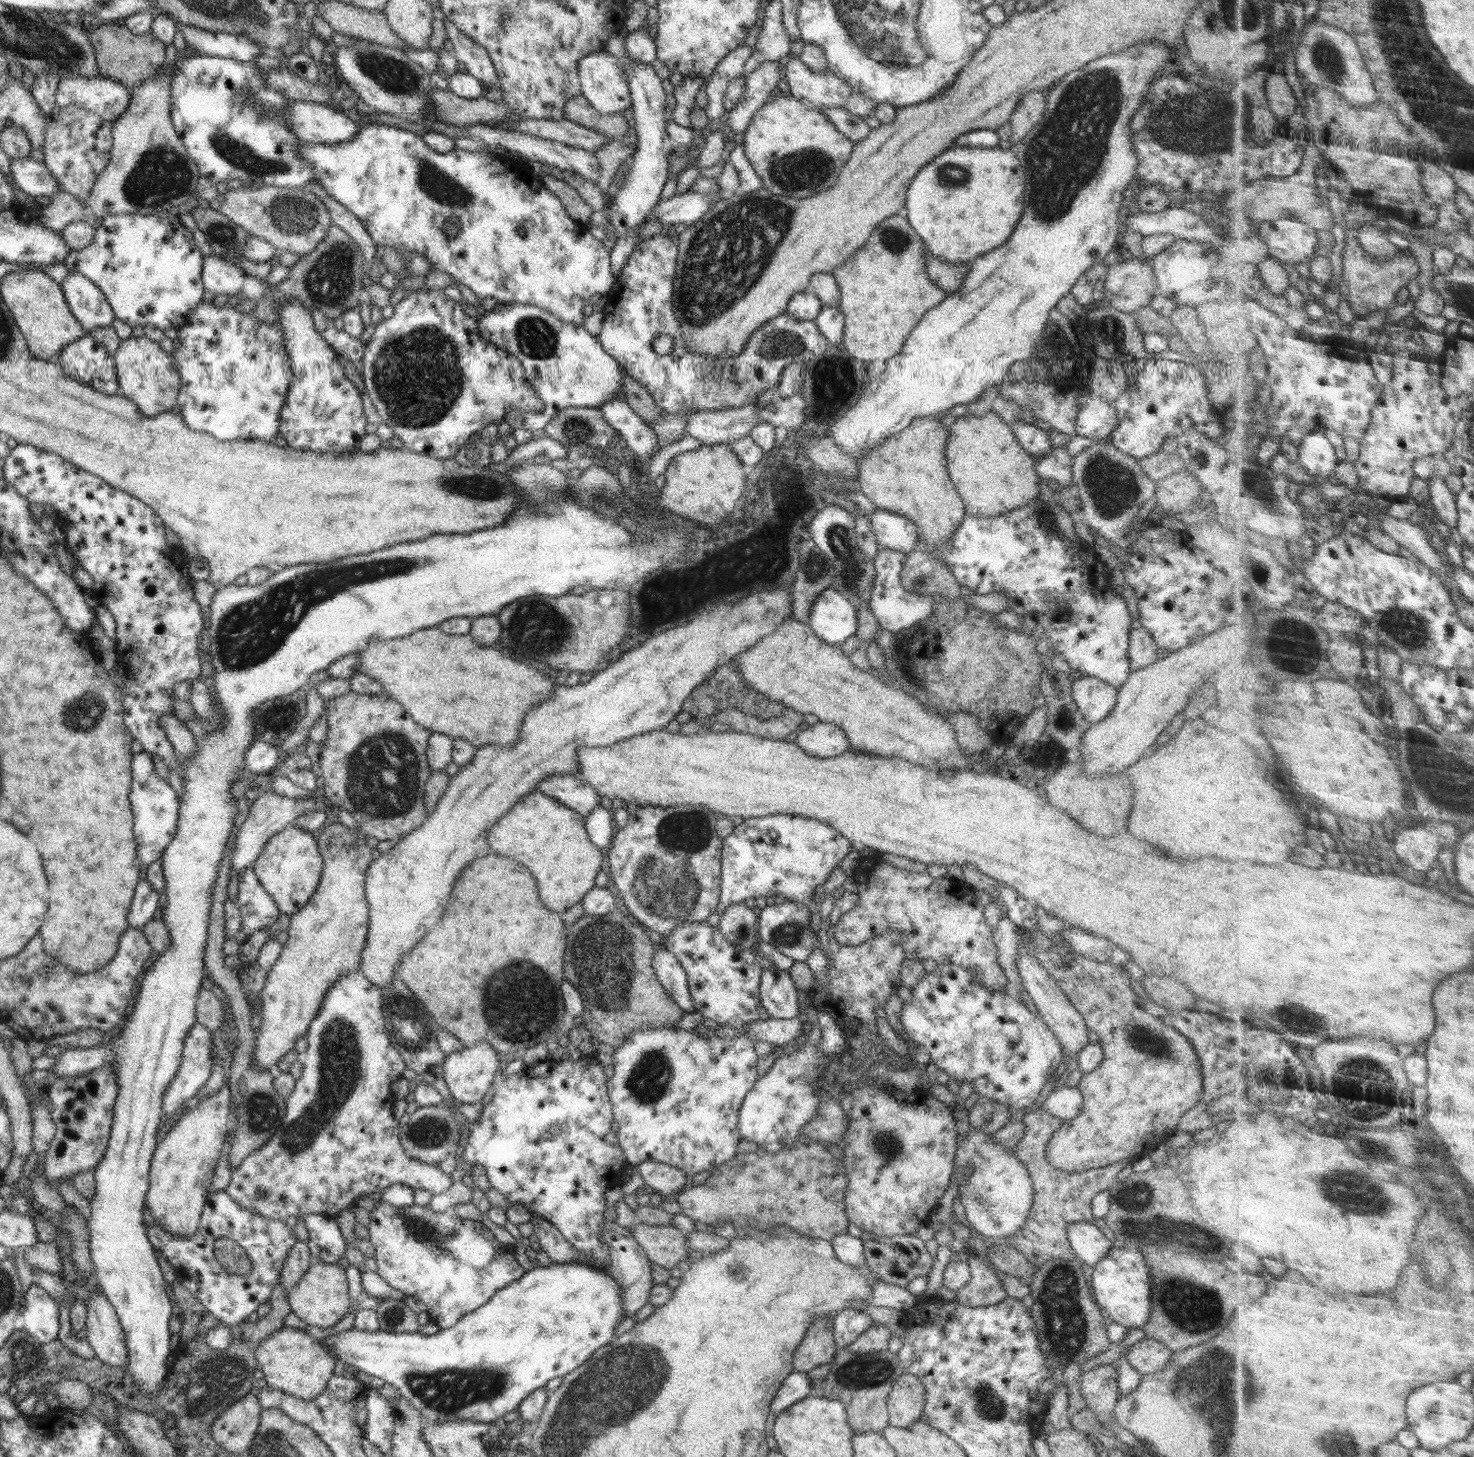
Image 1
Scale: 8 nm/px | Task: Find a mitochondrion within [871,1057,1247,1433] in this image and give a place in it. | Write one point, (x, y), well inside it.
(1066, 1326)

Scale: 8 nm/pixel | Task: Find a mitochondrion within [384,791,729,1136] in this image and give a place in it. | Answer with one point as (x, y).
(672, 889)

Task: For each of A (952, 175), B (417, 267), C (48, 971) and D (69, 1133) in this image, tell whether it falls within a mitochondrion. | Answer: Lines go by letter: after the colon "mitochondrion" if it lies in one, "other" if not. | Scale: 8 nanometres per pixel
A: mitochondrion
B: other
C: mitochondrion
D: other

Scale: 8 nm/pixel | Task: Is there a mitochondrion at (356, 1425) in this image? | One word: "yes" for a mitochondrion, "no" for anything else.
no

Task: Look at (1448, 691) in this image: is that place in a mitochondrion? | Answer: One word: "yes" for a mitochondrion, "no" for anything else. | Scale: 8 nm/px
no

